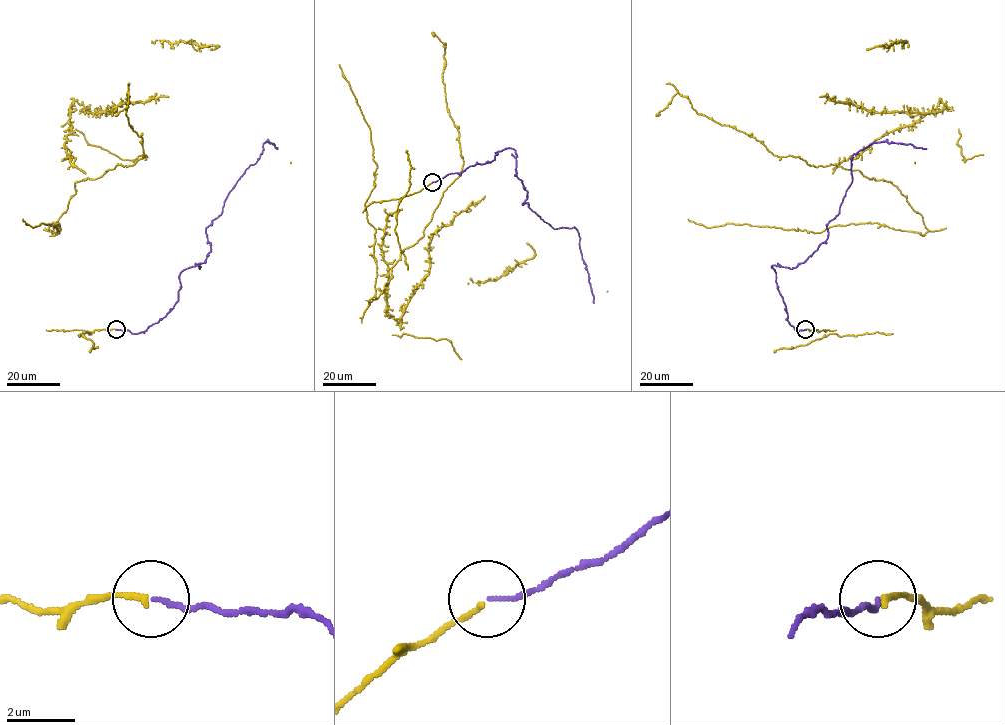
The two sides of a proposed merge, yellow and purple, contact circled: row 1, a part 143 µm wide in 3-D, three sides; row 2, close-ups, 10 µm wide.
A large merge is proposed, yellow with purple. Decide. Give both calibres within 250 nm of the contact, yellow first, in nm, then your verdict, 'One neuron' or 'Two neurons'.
Thickness 170 nm (yellow) against 120 nm. One neuron

